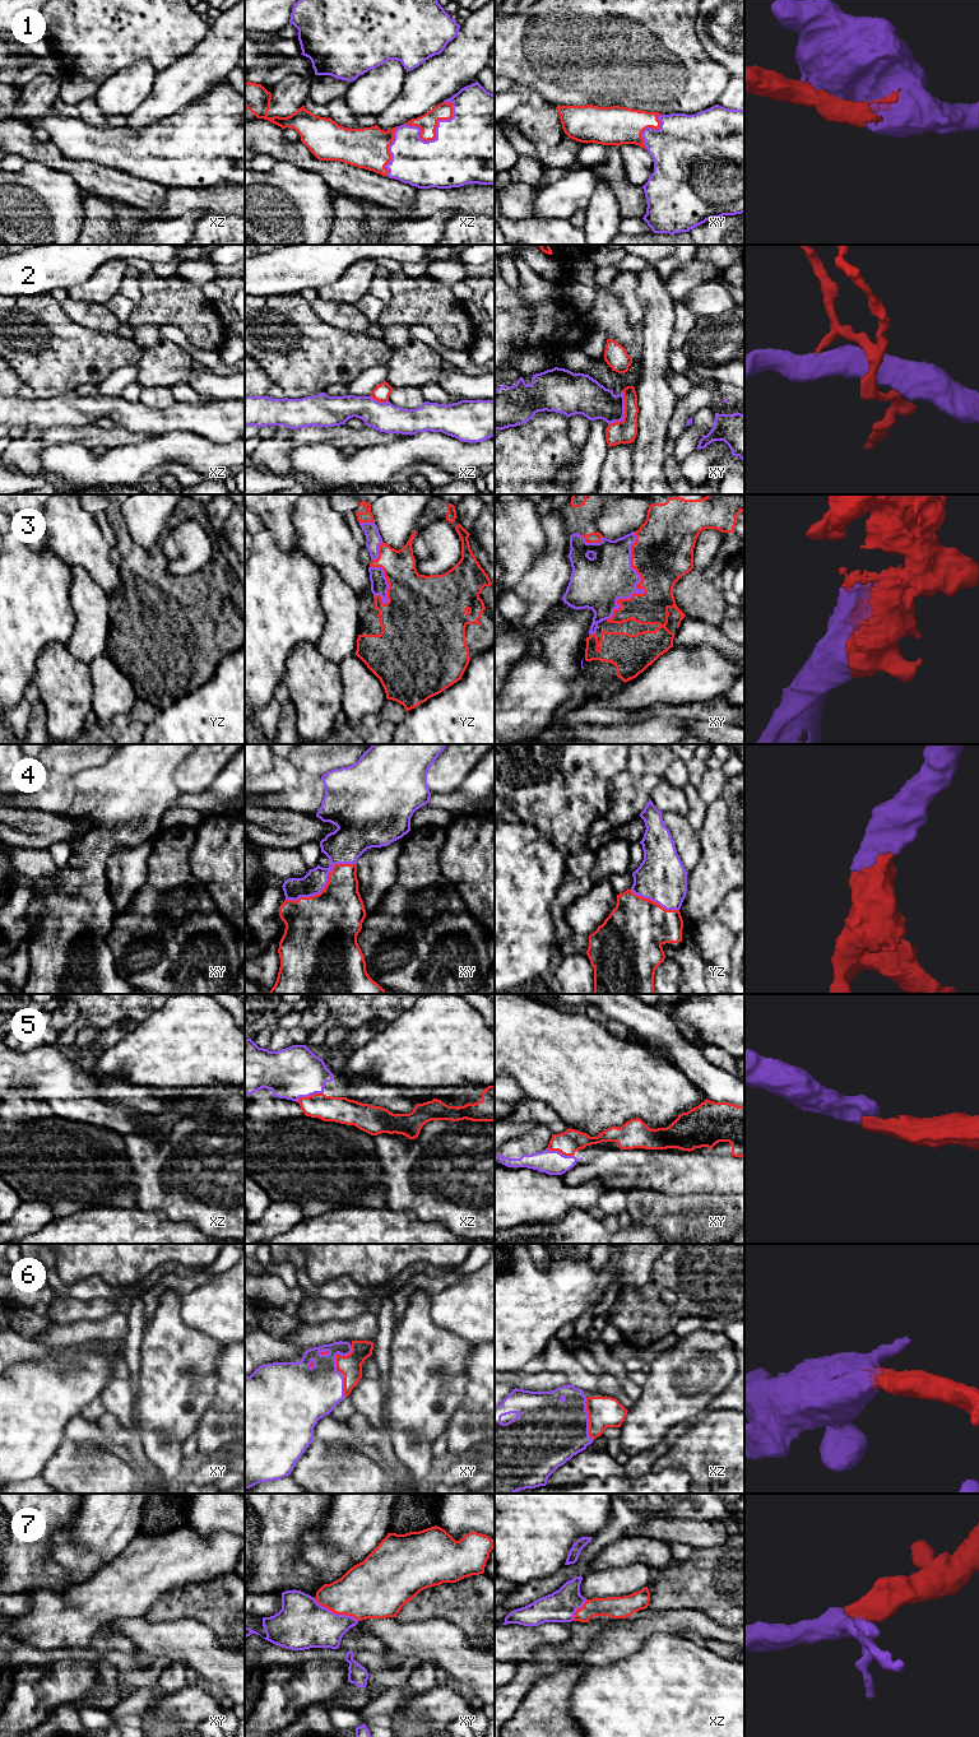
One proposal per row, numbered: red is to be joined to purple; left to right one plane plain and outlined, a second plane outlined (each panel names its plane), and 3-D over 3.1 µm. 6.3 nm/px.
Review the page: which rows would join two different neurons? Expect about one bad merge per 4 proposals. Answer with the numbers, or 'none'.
2

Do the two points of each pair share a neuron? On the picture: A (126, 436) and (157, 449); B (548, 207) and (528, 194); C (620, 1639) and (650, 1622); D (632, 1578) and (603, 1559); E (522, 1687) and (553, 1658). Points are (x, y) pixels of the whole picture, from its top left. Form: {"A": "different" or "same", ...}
{"A": "different", "B": "different", "C": "same", "D": "different", "E": "same"}

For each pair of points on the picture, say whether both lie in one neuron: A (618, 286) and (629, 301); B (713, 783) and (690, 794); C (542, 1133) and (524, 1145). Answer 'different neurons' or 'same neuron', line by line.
A: same neuron
B: different neurons
C: same neuron

